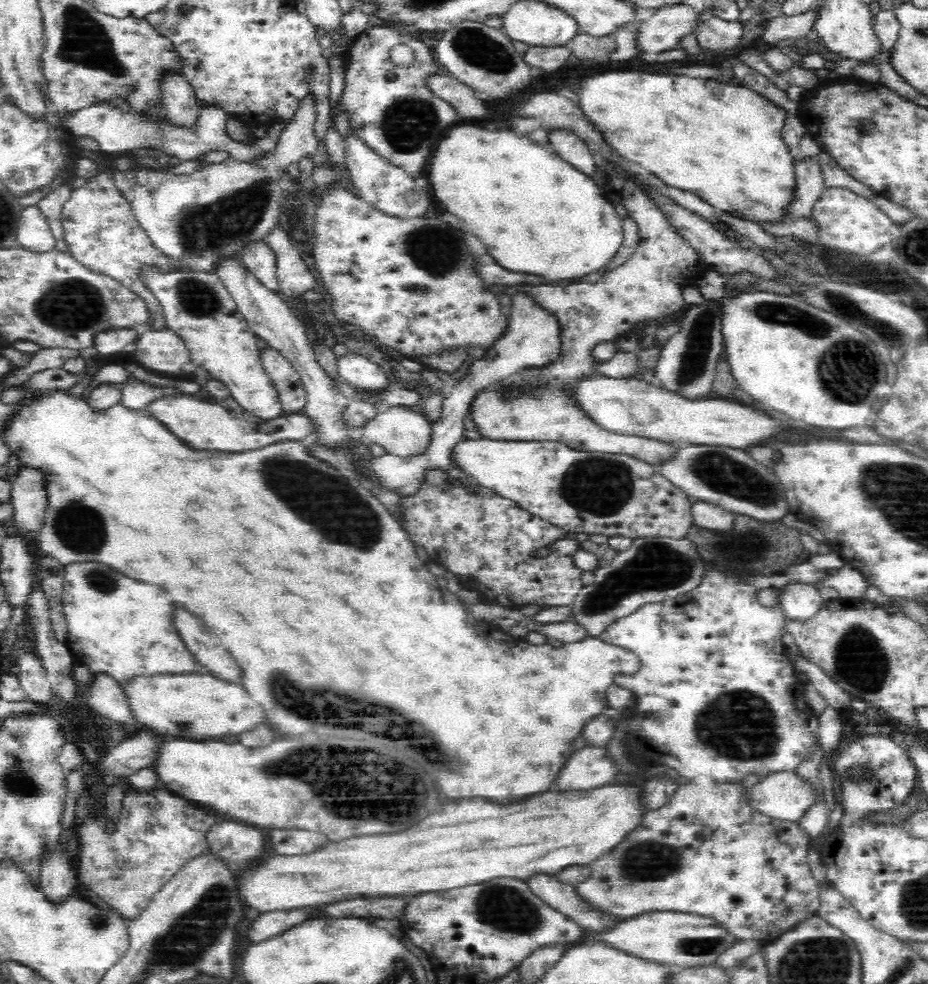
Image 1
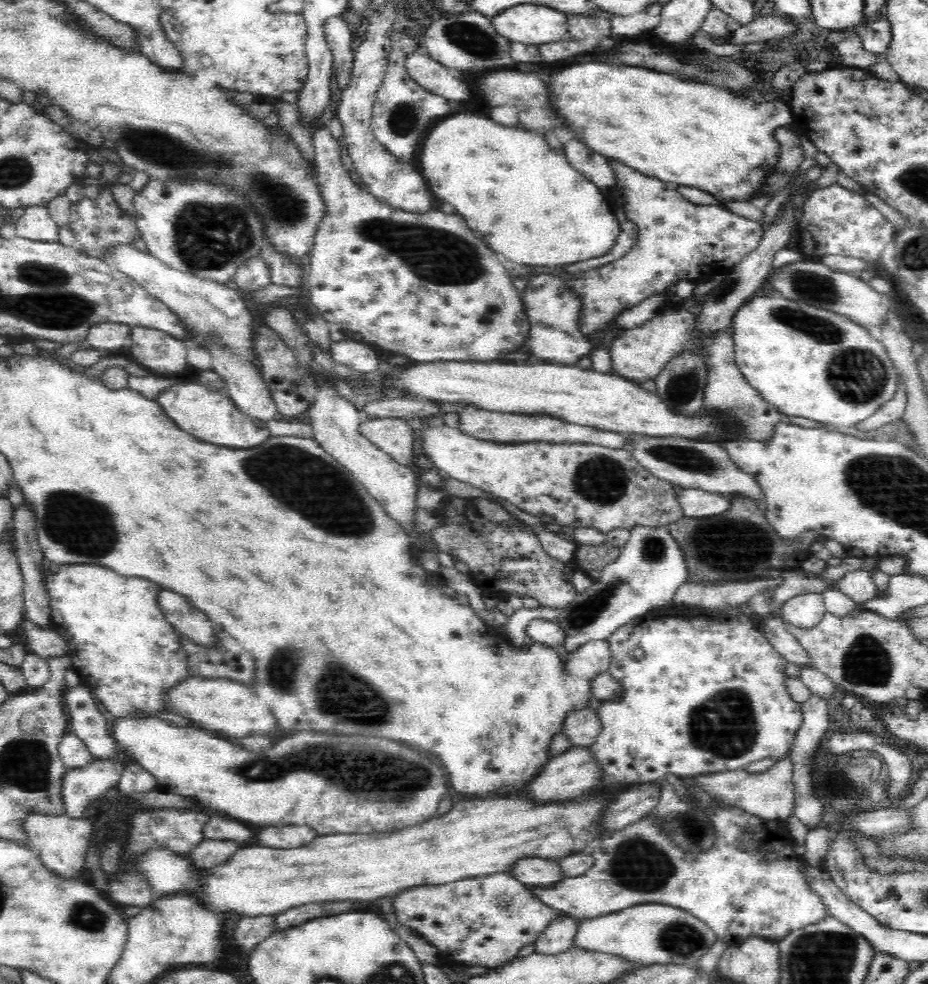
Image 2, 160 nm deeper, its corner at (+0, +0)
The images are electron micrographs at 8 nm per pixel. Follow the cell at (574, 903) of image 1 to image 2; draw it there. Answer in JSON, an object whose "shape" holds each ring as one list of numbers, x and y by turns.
{"shape":[[520,860,509,873,529,888,549,887,565,877,556,860]]}

